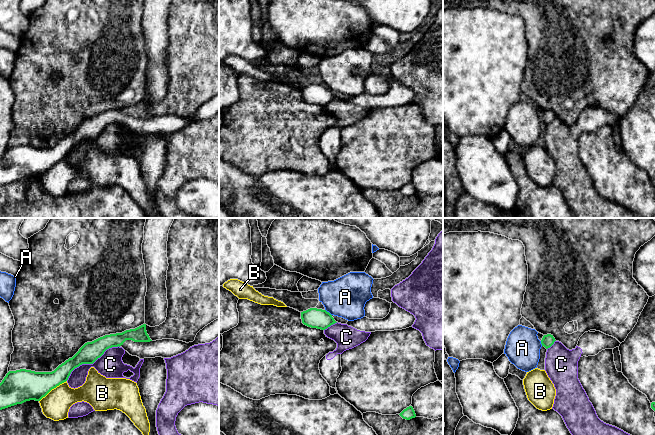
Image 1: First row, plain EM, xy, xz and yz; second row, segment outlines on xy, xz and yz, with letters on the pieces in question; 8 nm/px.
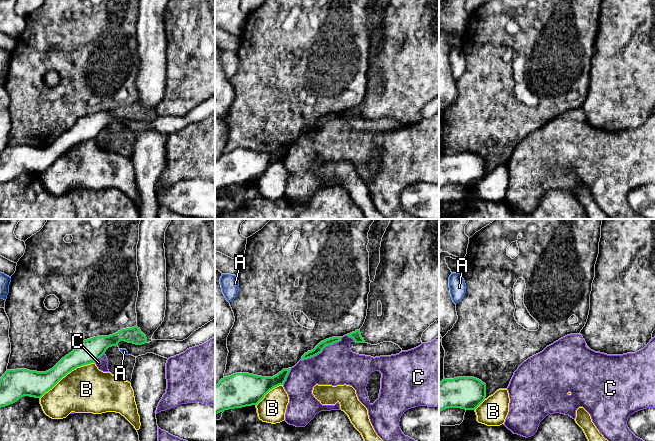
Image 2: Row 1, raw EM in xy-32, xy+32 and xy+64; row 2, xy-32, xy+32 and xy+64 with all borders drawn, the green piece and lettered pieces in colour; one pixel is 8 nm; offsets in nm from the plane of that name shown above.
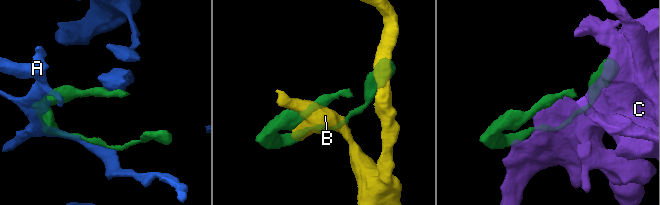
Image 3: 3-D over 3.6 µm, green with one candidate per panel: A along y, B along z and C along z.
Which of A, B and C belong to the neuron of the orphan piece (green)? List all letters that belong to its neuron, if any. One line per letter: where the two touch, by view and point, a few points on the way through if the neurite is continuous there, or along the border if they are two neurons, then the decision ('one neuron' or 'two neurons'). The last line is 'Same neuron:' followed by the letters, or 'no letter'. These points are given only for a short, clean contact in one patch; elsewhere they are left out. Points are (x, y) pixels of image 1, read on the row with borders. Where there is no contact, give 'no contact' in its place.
A: meets green in xz at (328, 312); two neurons
B: meets green in xy at (52, 388); two neurons
C: meets green in xy at (91, 363); two neurons
Same neuron: no letter

